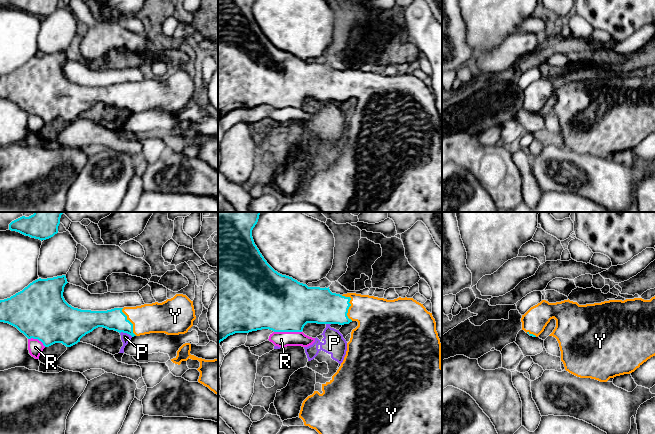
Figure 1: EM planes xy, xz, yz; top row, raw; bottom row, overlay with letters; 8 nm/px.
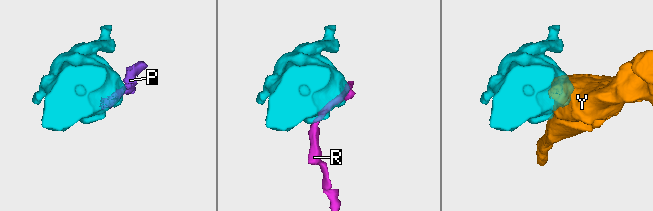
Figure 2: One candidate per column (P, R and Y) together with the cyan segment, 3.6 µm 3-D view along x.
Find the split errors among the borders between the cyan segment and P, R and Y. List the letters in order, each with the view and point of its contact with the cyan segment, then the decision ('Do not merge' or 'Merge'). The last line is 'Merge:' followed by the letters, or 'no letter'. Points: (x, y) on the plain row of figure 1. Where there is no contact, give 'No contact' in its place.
P: Touches cyan at xy (126, 108). Do not merge
R: Touches cyan at xz (288, 107). Do not merge
Y: Touches cyan at xz (350, 81). Merge
Merge: Y

